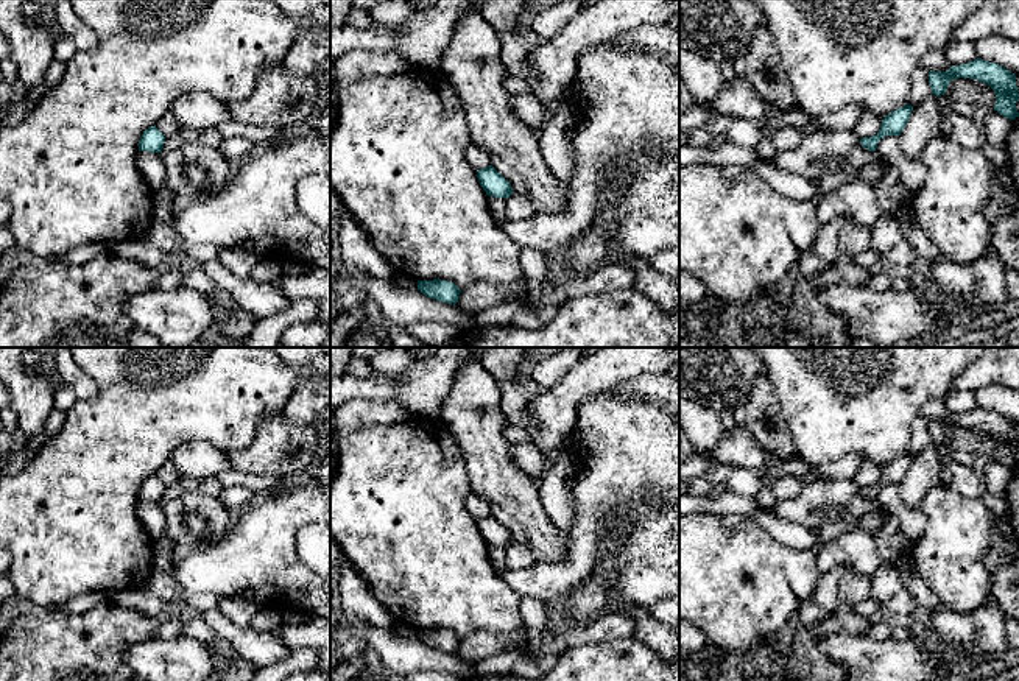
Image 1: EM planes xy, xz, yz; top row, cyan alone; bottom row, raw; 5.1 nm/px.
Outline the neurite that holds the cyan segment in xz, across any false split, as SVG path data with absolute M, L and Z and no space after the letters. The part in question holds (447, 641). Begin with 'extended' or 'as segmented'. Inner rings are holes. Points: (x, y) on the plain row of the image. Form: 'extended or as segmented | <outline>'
as segmented | M441 628L418 630L418 639L427 647L453 655L458 651L461 642L461 639L453 631Z

